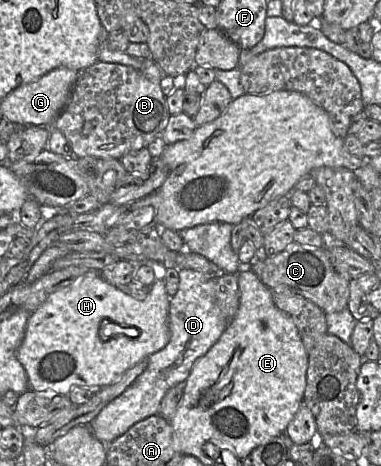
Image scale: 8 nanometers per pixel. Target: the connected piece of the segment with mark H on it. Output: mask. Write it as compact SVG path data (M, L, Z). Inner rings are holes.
M157 269L159 278L150 286L144 300L137 300L107 282L99 271L89 270L71 284L52 293L29 316L17 357L26 370L31 390L53 390L67 395L77 385L108 385L168 344L170 297L165 288L165 269ZM104 319L122 327L136 327L140 334L129 337L114 333L107 337L110 323L105 327L103 335L101 323Z

